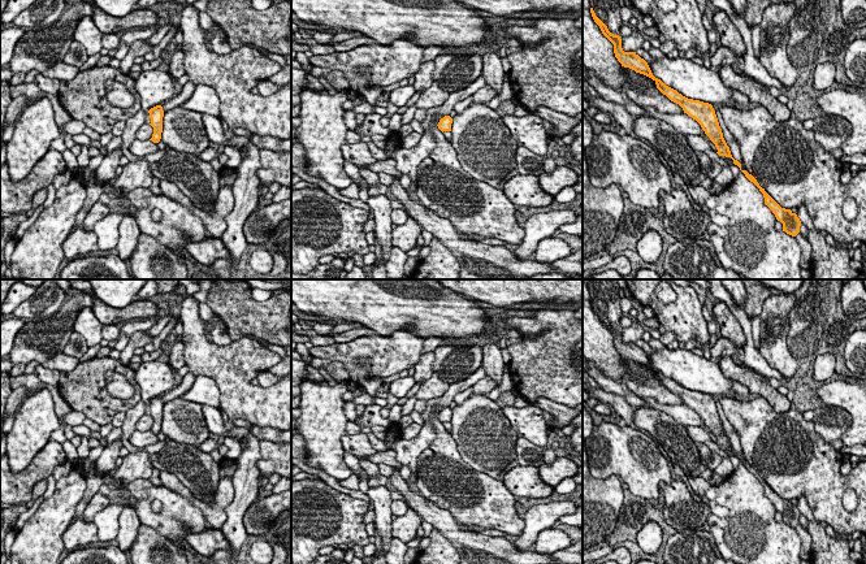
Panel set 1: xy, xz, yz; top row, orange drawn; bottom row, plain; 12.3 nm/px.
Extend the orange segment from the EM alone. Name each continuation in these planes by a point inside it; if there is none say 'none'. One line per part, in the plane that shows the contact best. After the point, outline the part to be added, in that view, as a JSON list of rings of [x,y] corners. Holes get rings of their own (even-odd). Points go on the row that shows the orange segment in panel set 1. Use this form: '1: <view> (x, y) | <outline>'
none

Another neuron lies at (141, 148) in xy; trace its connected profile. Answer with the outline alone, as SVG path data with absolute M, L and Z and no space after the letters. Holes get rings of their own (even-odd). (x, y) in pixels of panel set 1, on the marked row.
M135 139L129 147L129 151L137 157L144 157L159 151L159 147L157 143L153 143L152 140Z

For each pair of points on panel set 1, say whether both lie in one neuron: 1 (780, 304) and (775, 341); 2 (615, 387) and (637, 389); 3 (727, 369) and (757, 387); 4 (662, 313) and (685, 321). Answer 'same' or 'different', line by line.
1: same
2: different
3: same
4: same

